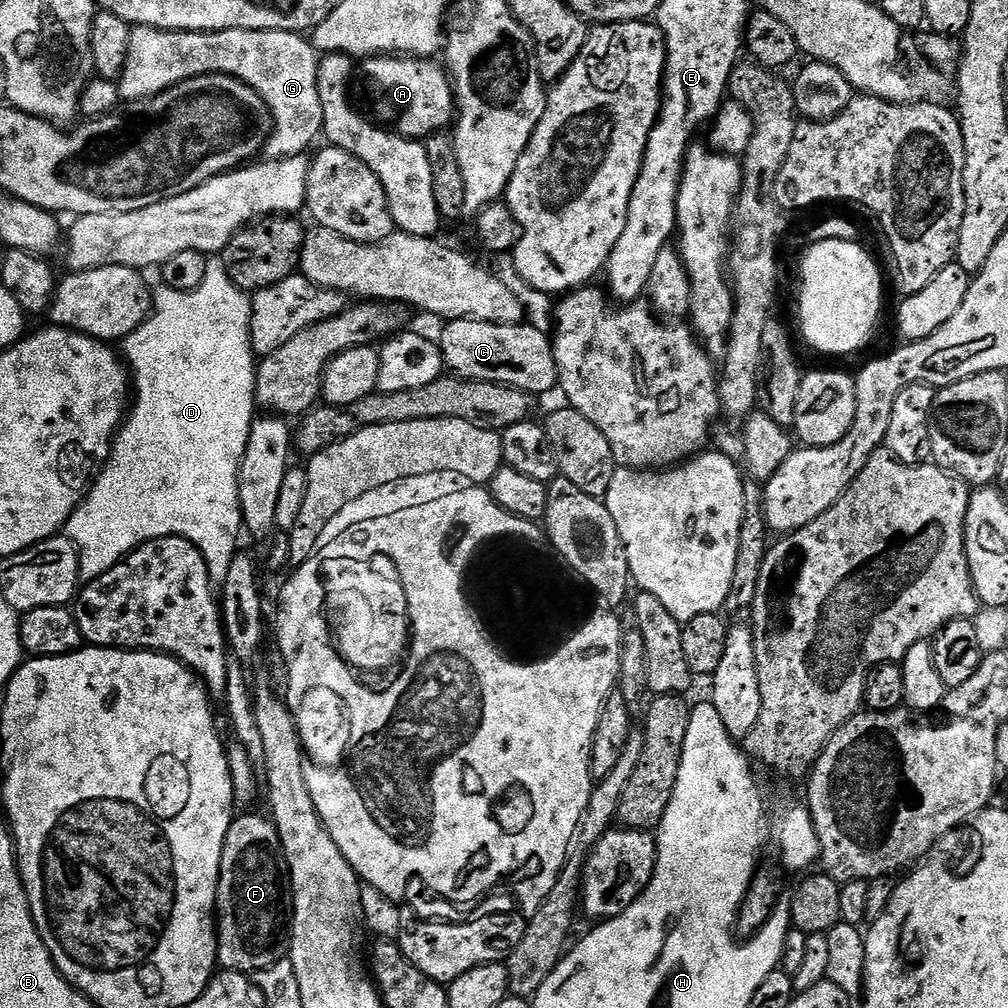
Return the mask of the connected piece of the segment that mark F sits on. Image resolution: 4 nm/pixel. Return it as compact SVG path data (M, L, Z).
M237 815L226 834L216 891L216 959L221 969L255 974L285 959L290 948L290 881L276 825L267 815Z

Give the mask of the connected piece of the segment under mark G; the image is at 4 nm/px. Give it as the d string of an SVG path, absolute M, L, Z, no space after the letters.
M139 26L131 29L128 38L128 50L125 54L124 68L118 77L118 87L121 97L125 101L130 100L147 100L157 96L159 92L172 88L178 82L189 80L195 76L209 76L212 72L221 72L224 76L232 76L242 81L246 85L255 90L256 93L264 100L264 105L269 111L269 117L272 123L270 135L265 141L264 154L267 159L288 159L292 156L298 156L306 152L306 148L318 137L321 137L324 127L324 119L322 118L321 99L318 98L317 92L317 66L319 64L319 53L303 35L295 32L280 31L250 31L250 30L226 30L222 32L164 32L160 28L142 28Z

